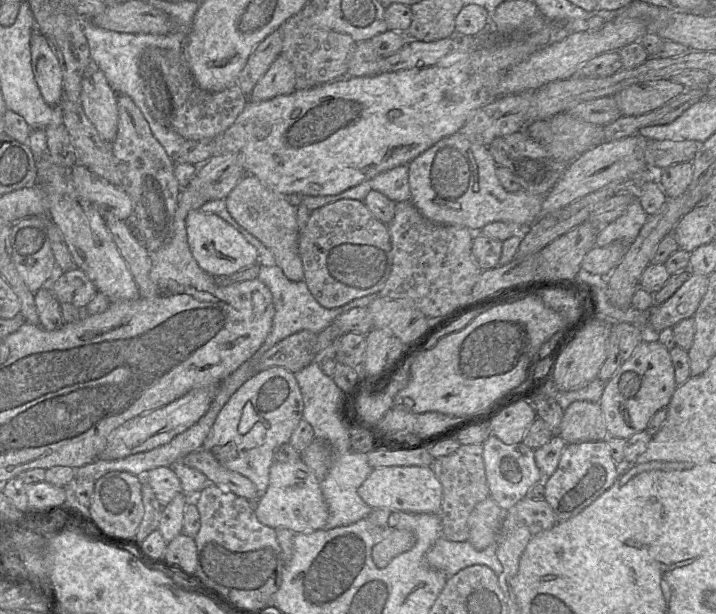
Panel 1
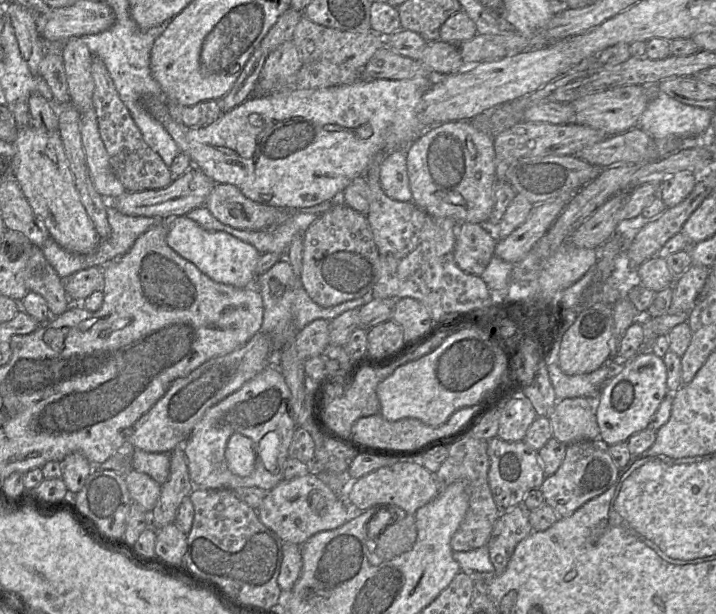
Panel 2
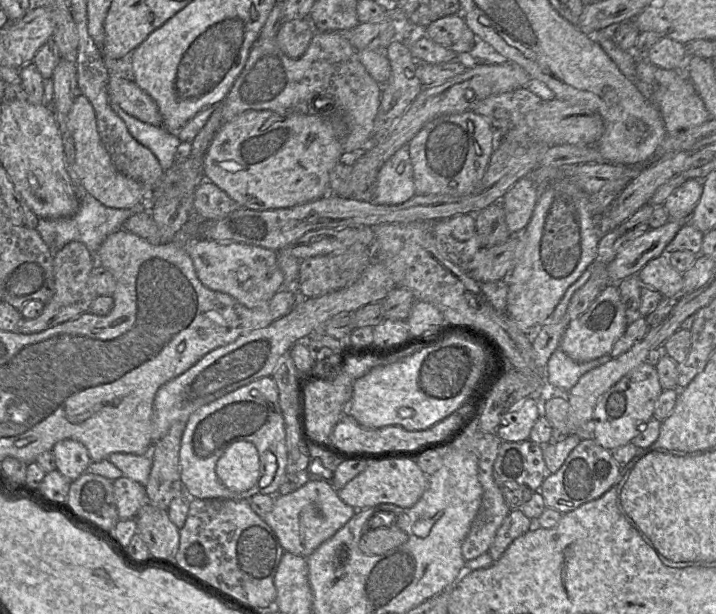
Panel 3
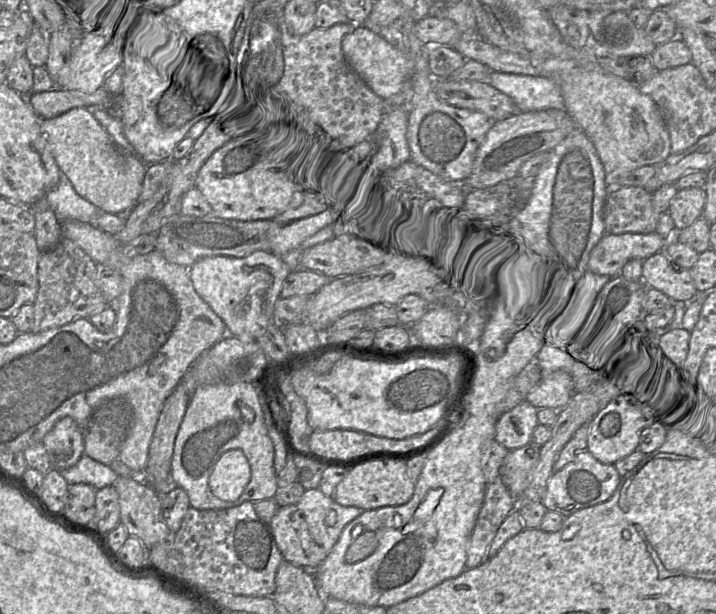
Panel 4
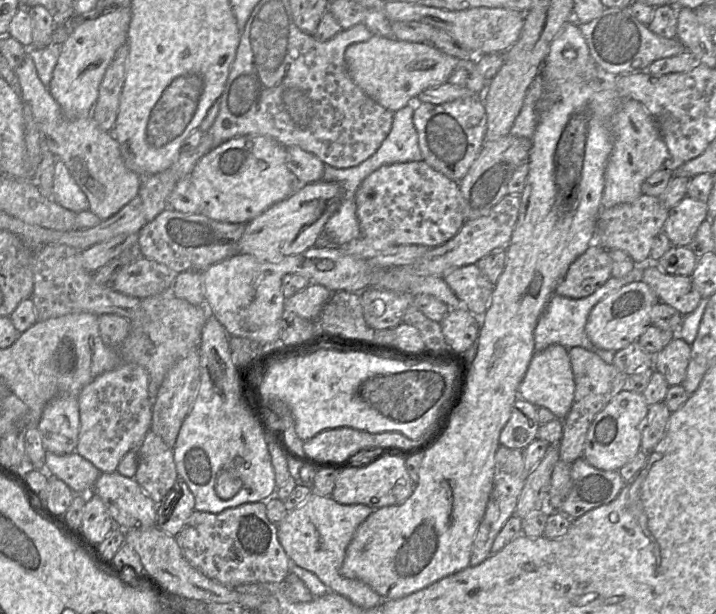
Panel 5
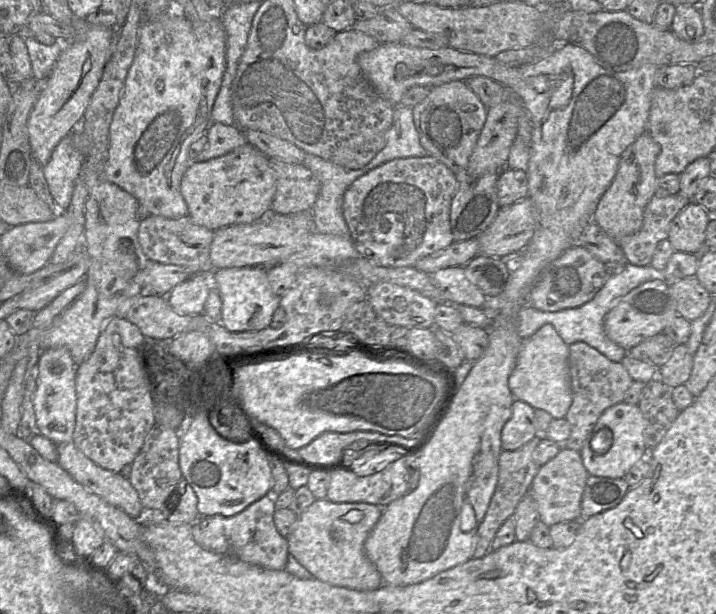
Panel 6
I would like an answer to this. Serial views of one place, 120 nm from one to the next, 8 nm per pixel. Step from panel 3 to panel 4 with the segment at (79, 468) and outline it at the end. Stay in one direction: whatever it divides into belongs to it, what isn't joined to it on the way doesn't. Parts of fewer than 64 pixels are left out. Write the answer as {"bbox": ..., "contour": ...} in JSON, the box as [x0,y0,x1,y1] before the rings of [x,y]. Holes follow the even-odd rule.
{"bbox":[43,417,84,471],"contour":[[[70,417],[60,419],[43,437],[51,469],[63,471],[84,455],[83,429]]]}

